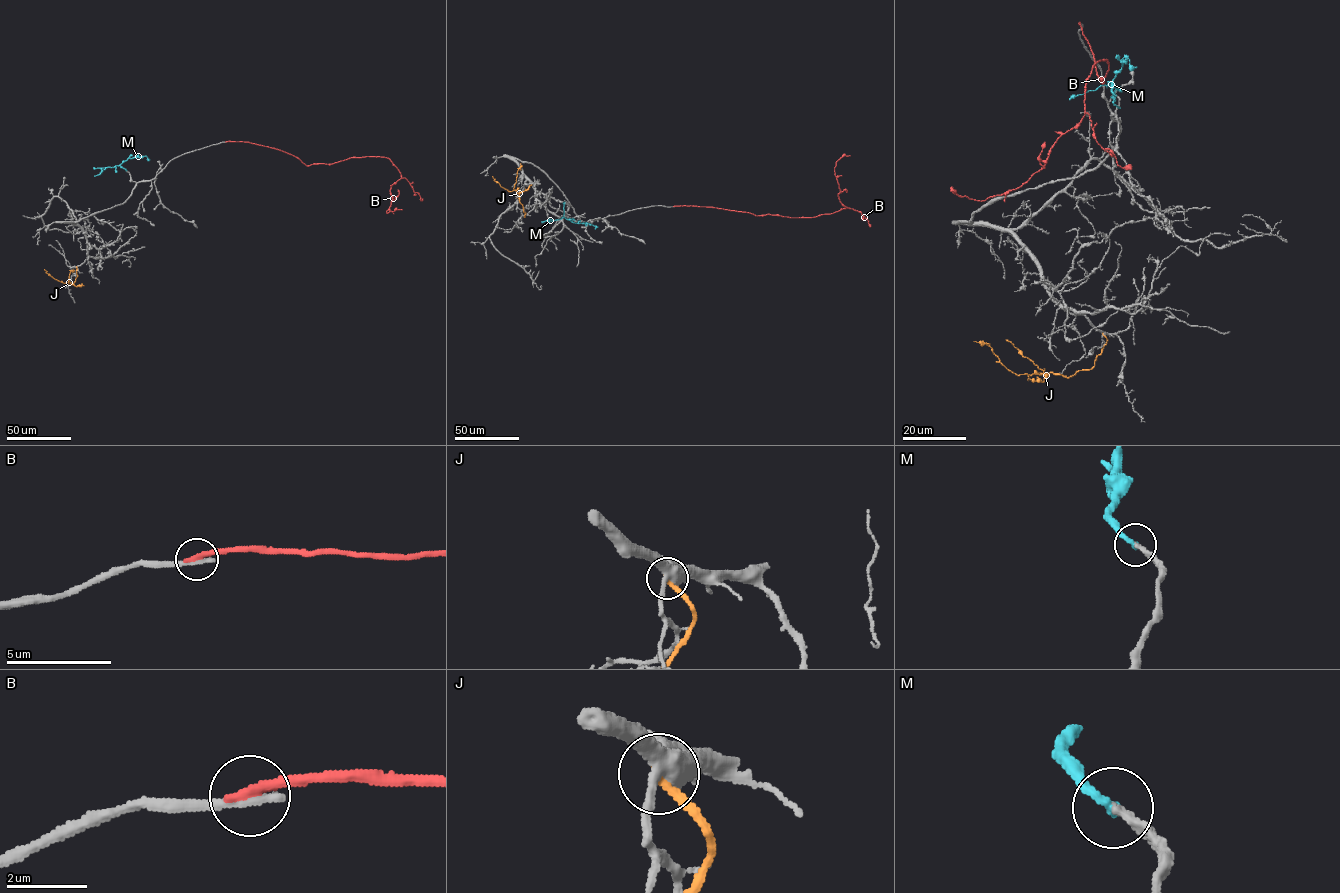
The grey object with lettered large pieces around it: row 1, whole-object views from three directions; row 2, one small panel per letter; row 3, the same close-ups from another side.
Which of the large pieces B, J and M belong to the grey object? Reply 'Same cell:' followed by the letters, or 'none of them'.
Same cell: M

